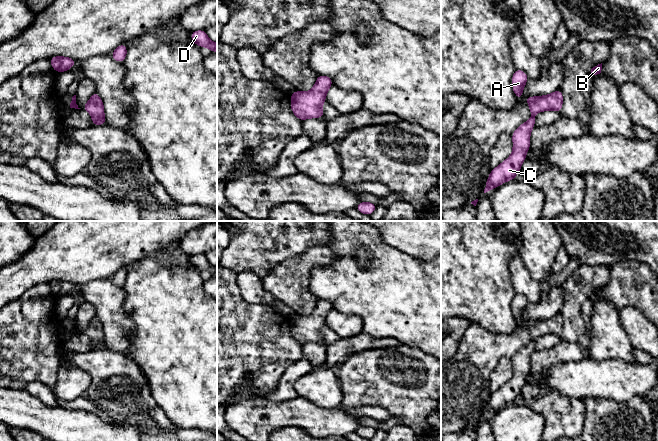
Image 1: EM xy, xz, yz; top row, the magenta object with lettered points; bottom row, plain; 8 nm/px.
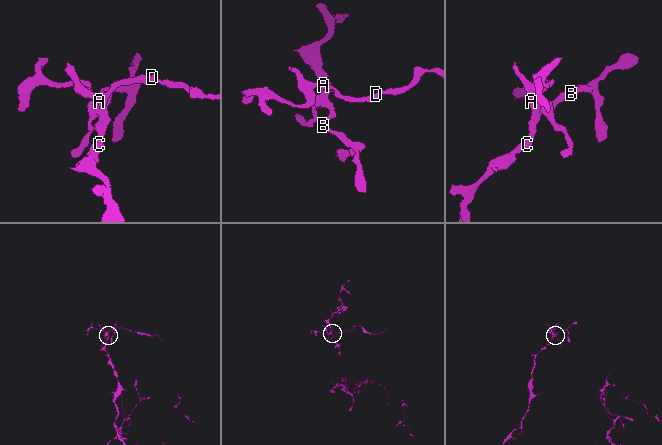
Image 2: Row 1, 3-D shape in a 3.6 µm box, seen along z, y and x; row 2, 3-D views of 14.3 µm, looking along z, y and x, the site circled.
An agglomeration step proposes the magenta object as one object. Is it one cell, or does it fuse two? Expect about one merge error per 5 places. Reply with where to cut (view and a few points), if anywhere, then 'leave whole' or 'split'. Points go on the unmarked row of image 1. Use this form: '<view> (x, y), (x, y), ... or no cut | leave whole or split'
no cut | leave whole

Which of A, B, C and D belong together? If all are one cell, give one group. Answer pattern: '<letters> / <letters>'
A B C D

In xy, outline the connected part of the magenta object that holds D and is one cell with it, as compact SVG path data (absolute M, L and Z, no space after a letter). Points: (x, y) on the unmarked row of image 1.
M197 254L190 257L192 265L197 268L199 271L208 271L211 276L217 276L217 267L212 266L205 254Z

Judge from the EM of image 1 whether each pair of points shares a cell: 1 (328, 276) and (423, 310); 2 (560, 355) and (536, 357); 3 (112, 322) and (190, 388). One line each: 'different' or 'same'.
1: same
2: same
3: different

